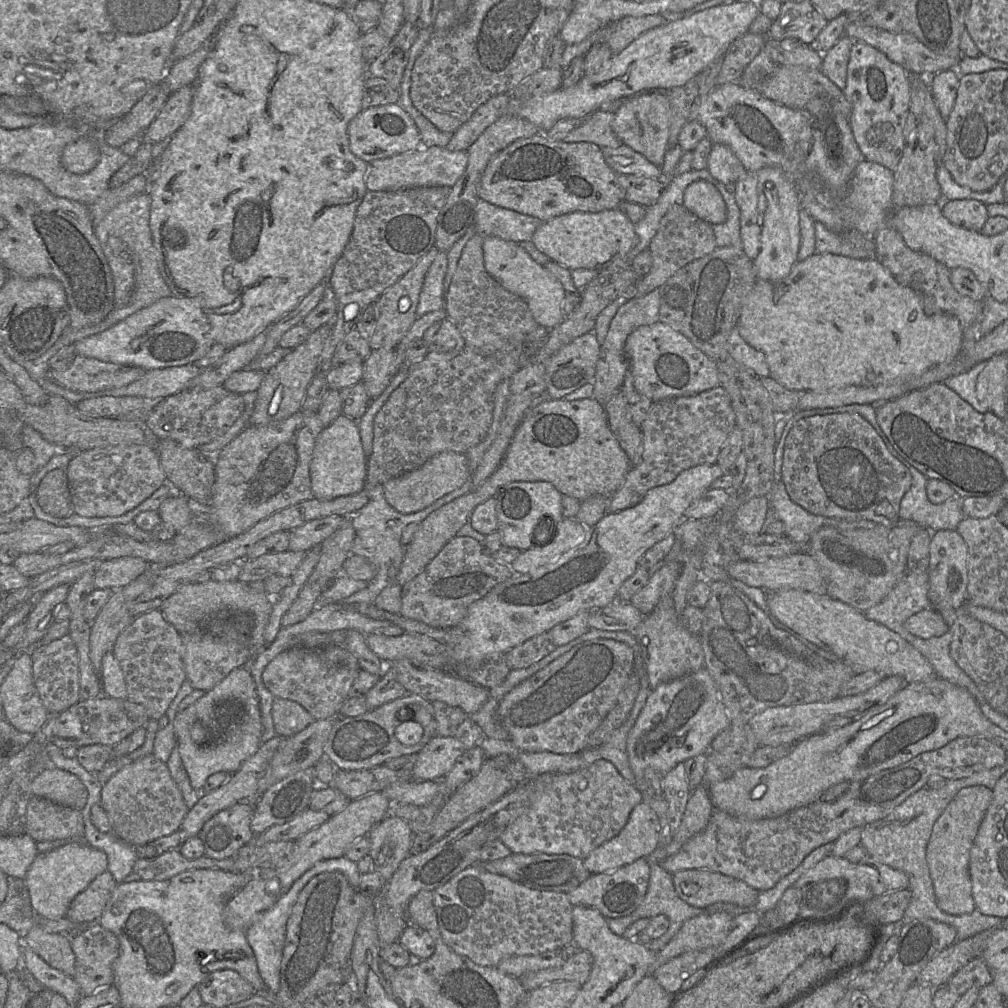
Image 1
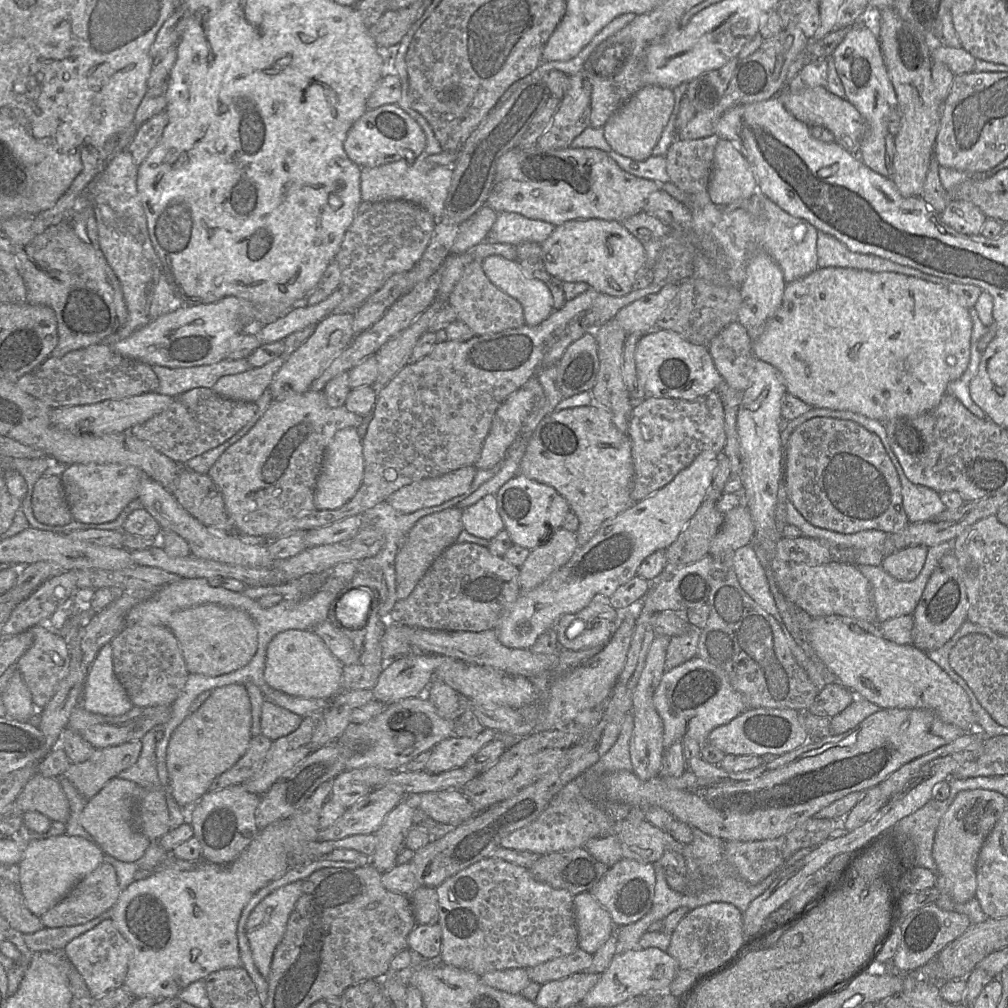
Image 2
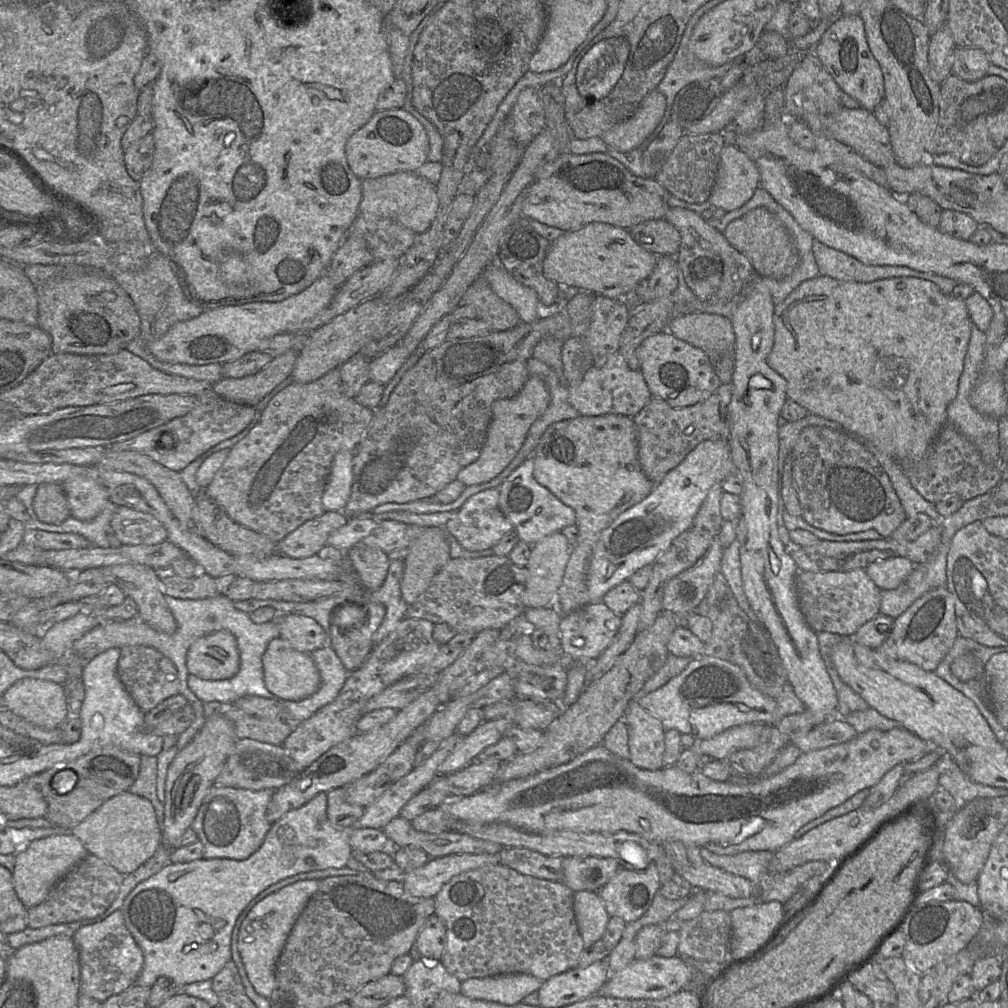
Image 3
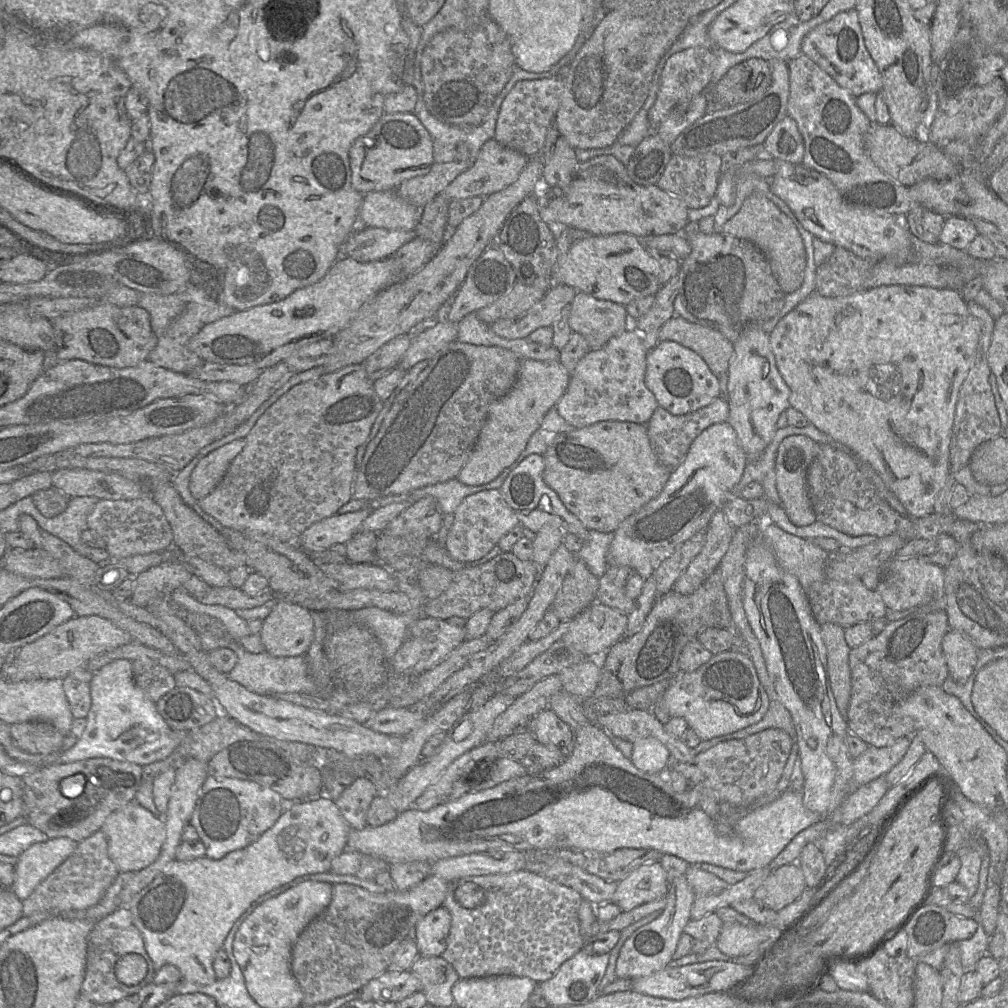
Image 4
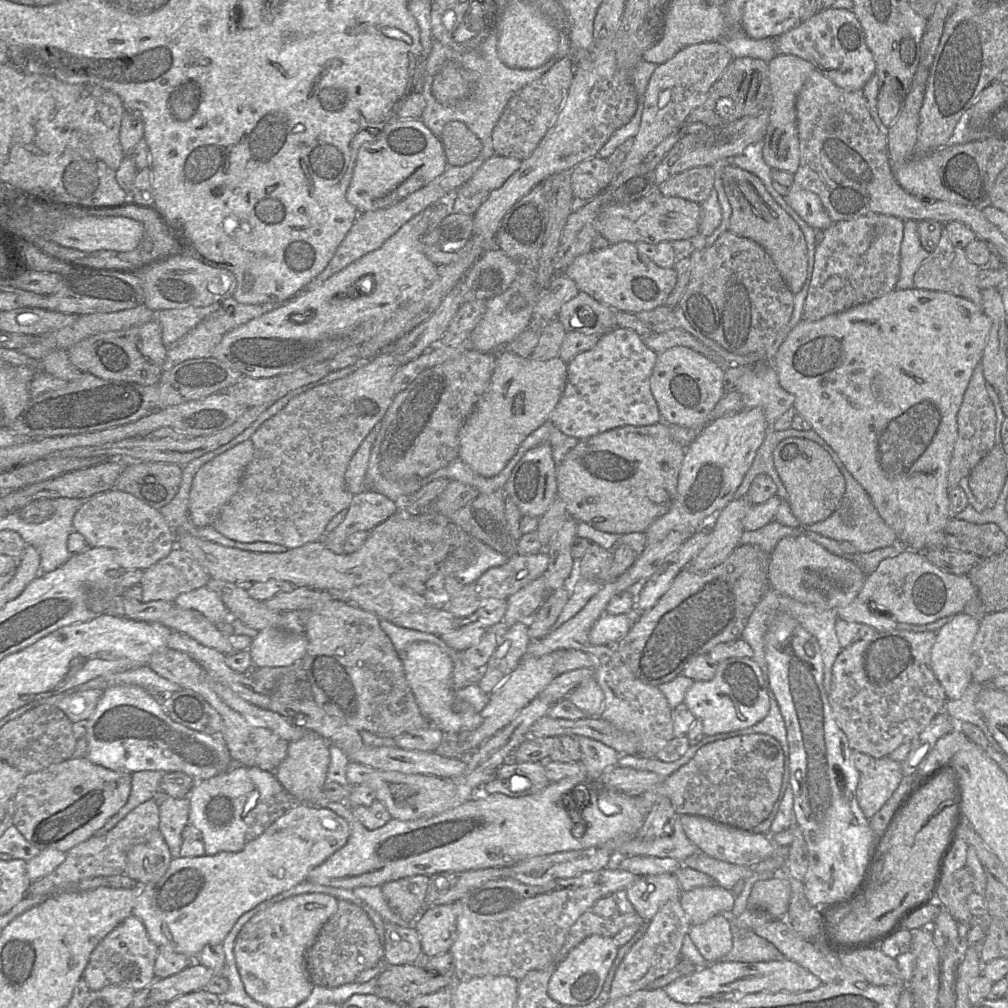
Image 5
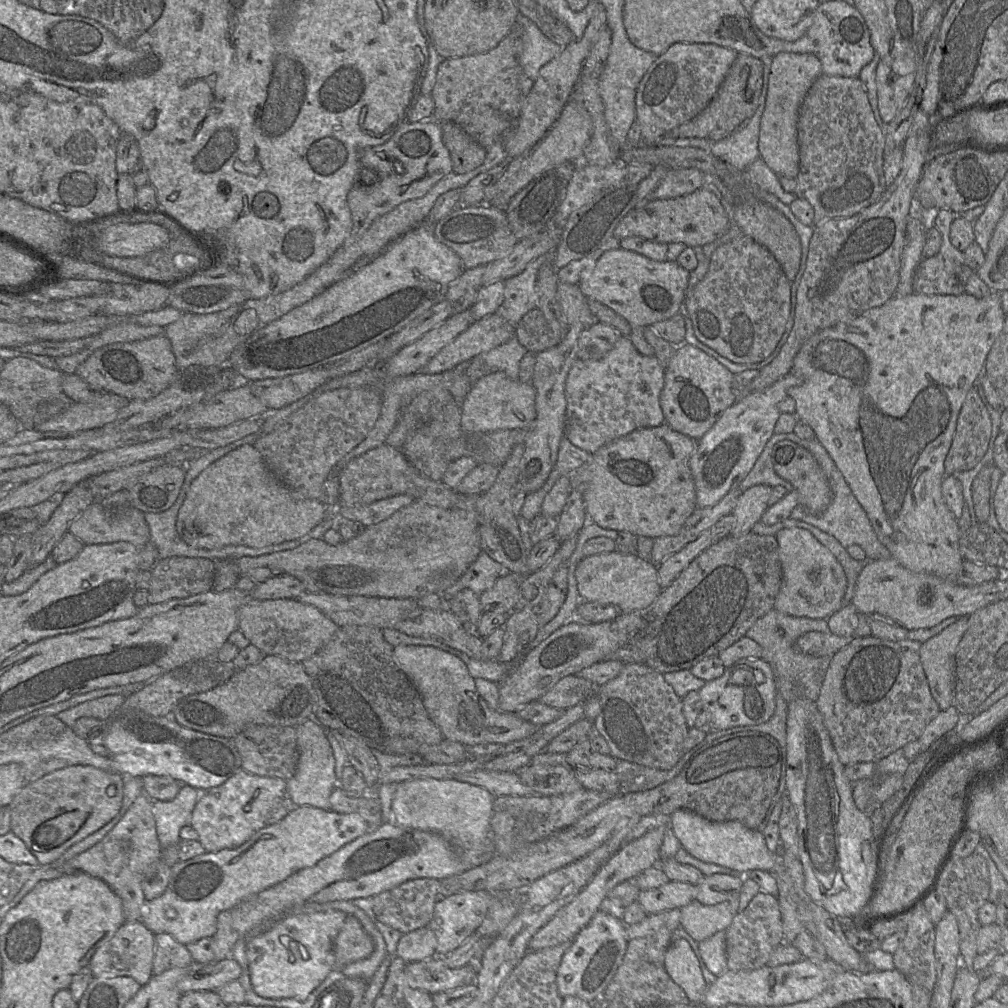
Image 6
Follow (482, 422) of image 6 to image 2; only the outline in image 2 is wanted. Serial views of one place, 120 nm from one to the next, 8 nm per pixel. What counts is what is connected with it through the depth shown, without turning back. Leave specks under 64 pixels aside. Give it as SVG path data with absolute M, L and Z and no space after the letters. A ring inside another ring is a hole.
M527 388L509 395L497 409L484 441L476 469L490 469L504 460L517 439L524 422L536 409L536 396Z

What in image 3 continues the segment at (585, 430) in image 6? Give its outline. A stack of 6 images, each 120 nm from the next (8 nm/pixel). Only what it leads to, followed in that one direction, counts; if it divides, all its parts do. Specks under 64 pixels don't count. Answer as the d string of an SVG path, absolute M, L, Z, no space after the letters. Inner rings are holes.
M620 351L614 353L602 367L593 365L581 383L569 387L569 401L582 416L617 414L634 417L652 399L652 394L640 370L632 370Z

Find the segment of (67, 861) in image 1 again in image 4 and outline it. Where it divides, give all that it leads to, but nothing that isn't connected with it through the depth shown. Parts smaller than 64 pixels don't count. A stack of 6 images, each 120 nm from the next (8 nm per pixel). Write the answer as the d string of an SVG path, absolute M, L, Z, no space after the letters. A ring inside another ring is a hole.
M70 838L47 839L35 843L18 856L15 865L16 879L12 890L19 900L27 899L52 872L77 848Z

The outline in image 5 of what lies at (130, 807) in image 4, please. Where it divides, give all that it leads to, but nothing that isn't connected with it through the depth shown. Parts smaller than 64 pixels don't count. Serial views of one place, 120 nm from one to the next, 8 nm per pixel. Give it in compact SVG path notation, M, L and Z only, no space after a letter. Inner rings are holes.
M159 829L153 830L145 842L133 846L128 852L125 875L140 887L156 882L164 876L172 858Z

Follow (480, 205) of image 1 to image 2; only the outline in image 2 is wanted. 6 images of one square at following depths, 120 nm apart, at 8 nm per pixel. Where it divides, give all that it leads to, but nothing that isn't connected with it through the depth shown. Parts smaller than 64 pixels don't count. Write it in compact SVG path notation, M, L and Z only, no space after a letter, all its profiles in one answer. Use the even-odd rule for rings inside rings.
M497 212L496 221L484 241L518 245L523 242L541 244L553 232L555 226L524 217L518 213Z

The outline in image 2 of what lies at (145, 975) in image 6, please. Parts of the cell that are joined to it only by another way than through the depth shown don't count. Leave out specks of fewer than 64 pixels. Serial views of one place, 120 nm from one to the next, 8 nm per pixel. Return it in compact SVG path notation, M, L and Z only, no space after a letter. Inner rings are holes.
M108 918L70 941L64 949L64 955L83 977L92 998L98 998L124 985L132 946L118 931L113 920Z

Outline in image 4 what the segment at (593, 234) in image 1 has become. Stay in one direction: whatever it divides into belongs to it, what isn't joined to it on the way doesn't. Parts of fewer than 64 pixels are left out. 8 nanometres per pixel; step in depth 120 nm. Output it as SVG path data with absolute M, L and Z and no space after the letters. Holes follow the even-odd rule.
M627 233L591 235L574 242L565 257L554 264L554 283L573 287L596 299L626 306L632 300L656 295L662 287L661 269L639 238Z

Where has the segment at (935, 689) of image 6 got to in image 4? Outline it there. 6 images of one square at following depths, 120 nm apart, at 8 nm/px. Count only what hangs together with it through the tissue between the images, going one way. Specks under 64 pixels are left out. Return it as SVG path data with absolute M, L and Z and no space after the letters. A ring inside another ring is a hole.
M950 629L942 640L942 651L949 676L964 684L976 666L978 648L967 636Z

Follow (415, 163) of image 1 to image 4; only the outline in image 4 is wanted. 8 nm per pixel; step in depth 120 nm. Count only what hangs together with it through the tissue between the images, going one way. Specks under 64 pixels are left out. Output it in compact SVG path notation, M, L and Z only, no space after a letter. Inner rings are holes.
M396 190L371 191L363 194L359 223L388 230L415 230L423 208L401 198Z

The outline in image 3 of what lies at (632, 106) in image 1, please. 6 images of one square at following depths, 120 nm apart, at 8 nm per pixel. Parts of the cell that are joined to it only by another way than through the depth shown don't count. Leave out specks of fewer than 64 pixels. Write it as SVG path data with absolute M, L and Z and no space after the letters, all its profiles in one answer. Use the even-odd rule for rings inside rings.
M654 89L646 95L631 117L610 128L601 139L607 146L619 152L638 148L657 127L665 109L665 96Z

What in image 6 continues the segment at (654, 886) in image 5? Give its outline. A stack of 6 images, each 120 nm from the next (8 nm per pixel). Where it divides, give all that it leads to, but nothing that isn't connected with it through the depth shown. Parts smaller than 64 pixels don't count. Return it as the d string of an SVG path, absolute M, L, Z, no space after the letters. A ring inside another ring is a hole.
M671 881L658 888L641 890L637 901L648 915L672 909L681 909L696 900L698 886Z

